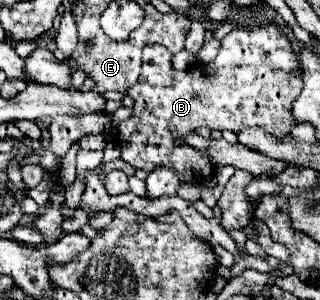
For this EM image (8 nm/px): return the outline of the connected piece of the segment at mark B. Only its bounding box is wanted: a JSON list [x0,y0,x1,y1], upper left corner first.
[114,25,302,185]

